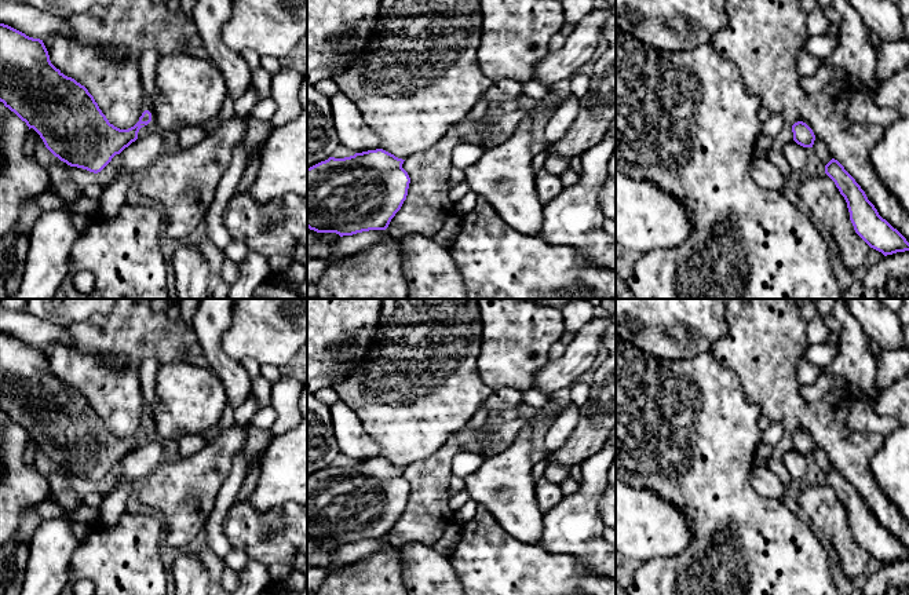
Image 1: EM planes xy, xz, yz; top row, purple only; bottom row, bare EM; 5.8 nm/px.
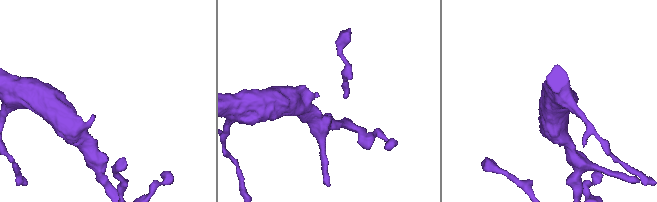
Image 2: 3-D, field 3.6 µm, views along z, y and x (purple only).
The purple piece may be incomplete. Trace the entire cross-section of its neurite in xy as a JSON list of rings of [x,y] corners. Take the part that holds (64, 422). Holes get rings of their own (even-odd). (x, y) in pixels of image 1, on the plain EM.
[[[0,332],[0,410],[25,430],[29,438],[33,437],[55,466],[94,482],[101,481],[116,463],[135,450],[142,435],[154,430],[153,413],[143,397],[138,431],[128,438],[114,435],[88,398],[51,372],[43,348],[4,332]]]

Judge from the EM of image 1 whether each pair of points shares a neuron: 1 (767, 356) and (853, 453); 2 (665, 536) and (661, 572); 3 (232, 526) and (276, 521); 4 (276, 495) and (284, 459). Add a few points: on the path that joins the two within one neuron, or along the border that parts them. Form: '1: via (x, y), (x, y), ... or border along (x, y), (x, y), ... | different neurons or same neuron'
1: via (774, 382), (809, 416), (816, 418), (827, 429) | same neuron
2: border along (690, 540), (676, 554), (652, 558), (642, 564) | different neurons
3: via (243, 526), (265, 526) | same neuron
4: via (276, 486), (284, 477), (284, 467) | same neuron

